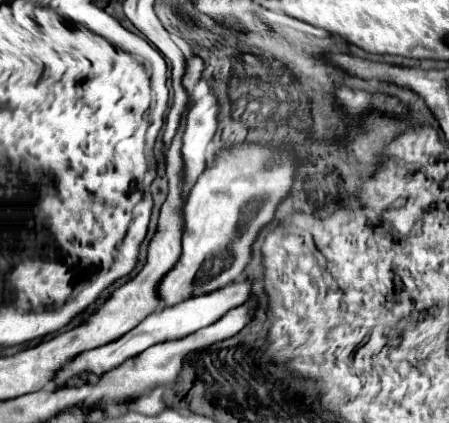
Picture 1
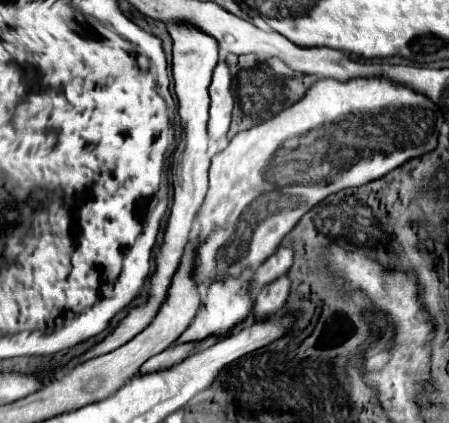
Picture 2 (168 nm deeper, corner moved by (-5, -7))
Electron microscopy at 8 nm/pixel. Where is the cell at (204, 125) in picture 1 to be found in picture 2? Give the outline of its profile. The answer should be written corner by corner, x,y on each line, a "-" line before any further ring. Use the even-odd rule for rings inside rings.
219,60
213,80
209,86
211,96
211,108
209,108
209,122
207,122
207,134
211,140
221,140
231,124
231,112
233,112
233,96
231,96
231,76
227,70
227,64

